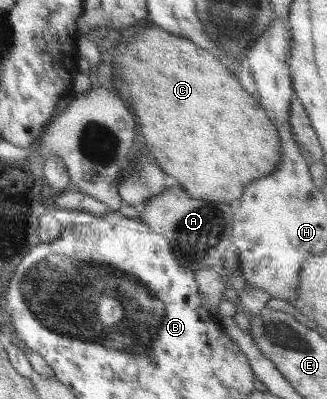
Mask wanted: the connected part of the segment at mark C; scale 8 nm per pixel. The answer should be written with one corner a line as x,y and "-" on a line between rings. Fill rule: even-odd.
147,25
131,43
115,47
115,67
137,115
147,151
161,171
175,177
191,197
205,197
235,206
249,183
269,176
280,163
277,131
257,99
241,87
231,69
193,41

